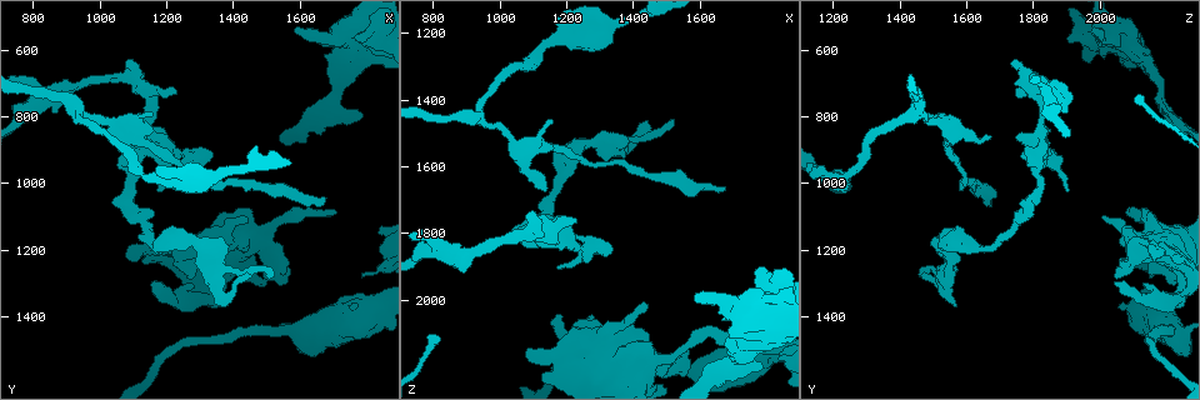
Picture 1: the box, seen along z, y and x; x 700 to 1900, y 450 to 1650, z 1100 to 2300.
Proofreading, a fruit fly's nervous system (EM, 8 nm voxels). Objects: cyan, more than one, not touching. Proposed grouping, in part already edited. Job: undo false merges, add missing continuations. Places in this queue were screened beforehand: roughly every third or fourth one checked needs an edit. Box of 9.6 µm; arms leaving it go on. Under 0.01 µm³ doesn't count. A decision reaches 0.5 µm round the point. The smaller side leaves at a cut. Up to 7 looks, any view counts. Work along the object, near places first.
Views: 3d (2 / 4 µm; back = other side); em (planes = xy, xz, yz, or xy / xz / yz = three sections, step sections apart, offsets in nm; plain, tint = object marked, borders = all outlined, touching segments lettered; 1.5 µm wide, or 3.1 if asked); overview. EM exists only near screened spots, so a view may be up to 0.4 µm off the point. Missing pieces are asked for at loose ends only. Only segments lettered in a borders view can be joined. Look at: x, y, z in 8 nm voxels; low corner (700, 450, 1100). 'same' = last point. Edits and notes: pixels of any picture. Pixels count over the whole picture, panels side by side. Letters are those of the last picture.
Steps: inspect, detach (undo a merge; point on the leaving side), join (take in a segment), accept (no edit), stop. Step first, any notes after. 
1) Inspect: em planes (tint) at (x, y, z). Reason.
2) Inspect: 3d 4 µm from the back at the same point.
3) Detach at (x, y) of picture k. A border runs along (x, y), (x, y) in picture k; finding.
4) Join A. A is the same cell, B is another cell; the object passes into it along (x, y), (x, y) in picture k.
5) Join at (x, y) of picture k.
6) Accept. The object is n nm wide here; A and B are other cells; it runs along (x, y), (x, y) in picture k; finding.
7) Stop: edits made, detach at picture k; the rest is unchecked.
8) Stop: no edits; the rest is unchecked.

Inspect: em planes (borders) at (1090, 650, 1740). Branch stops here.

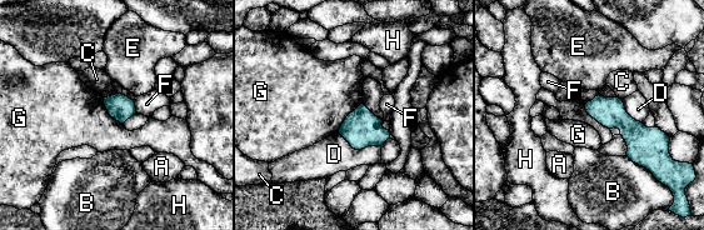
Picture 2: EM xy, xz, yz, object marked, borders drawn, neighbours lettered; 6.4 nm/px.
Accept. A, B, C, D, E, F, G and H are other cells; a border runs along (362, 103), (345, 118), (338, 131) in picture 2; none of them fits.

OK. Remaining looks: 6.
Inspect: em planes (plain) at (1770, 570, 1910).

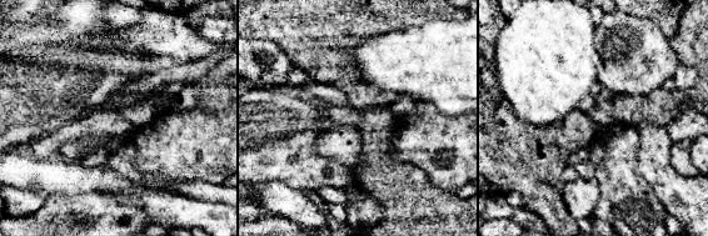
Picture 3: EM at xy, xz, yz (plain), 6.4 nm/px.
Inspect: em planes (borders) at the same point.

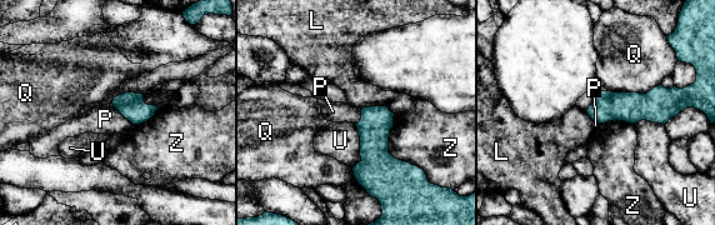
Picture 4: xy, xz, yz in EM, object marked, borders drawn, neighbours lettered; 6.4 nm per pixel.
Accept. L, P, Q, U and Z are other cells; a border runs along (110, 103), (133, 124) in picture 4; no lettered segment goes on from it.

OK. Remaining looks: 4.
Inspect: 3d 2 µm at (1520, 1280, 1460). Tapers out.

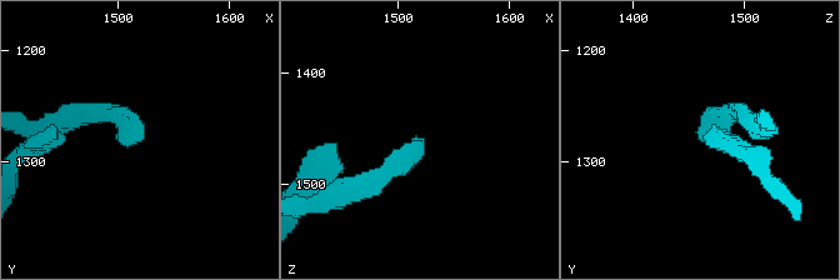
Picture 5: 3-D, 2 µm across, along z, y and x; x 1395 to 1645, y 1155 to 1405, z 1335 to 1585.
Inspect: em planes (plain) at (1516, 1276, 1458).

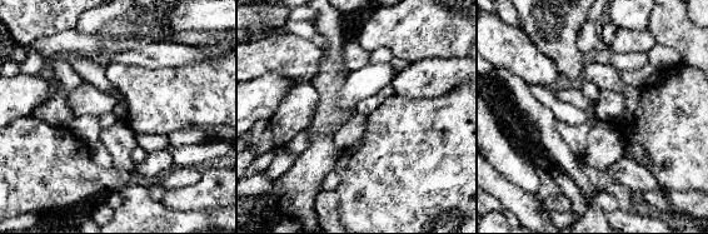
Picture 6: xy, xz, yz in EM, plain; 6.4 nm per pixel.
Inspect: em planes (borders) at the same point.

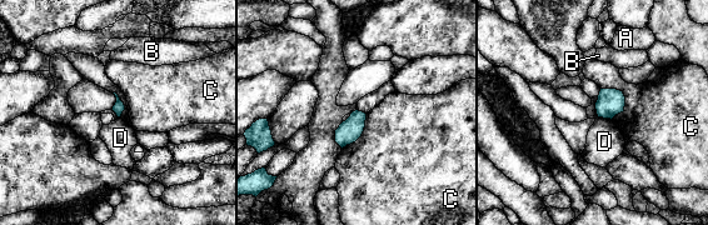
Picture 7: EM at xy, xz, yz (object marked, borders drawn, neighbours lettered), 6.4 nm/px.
Accept. A, B, C and D are other cells; a border runs along (598, 116), (611, 120) in picture 7; none of them fits.

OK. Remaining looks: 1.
Stop: no edits; the rest is unchecked.

